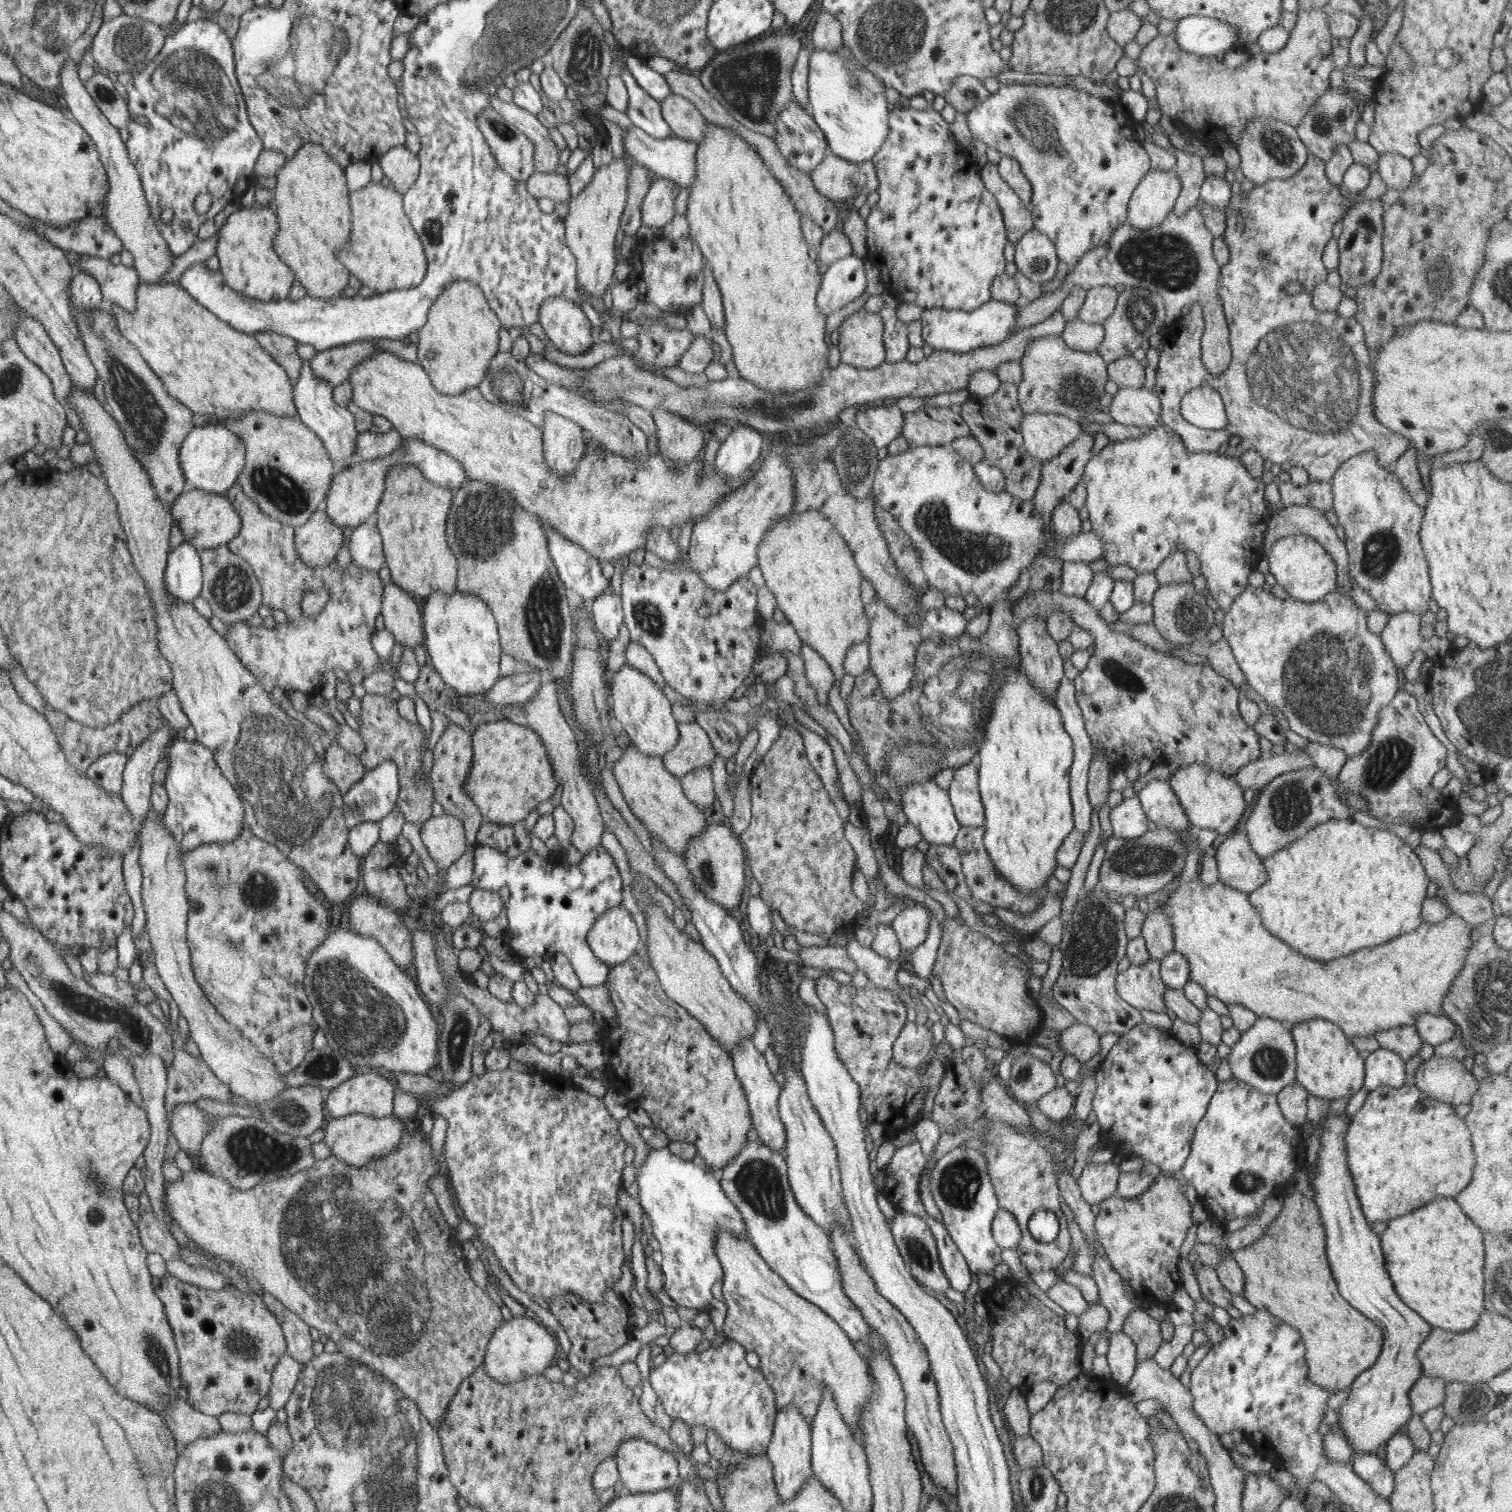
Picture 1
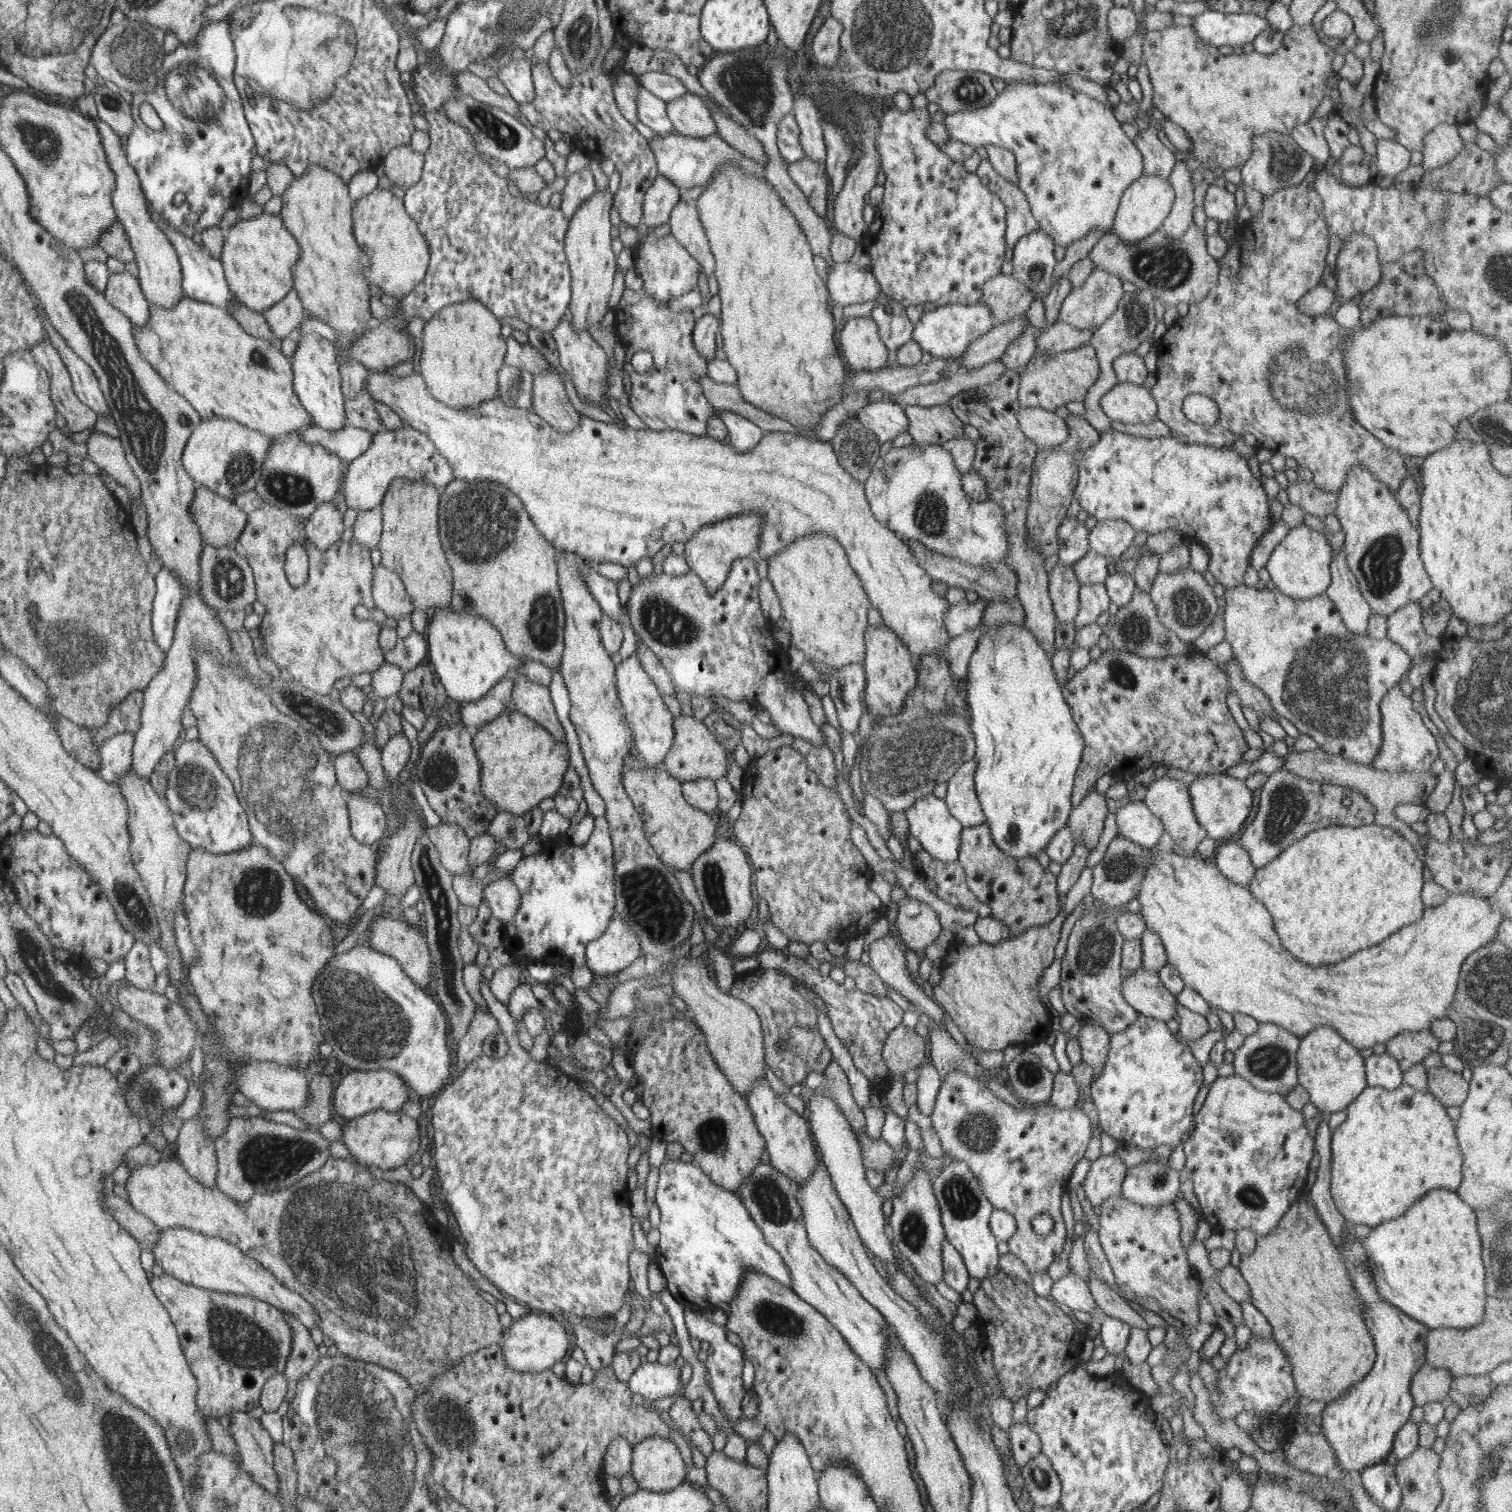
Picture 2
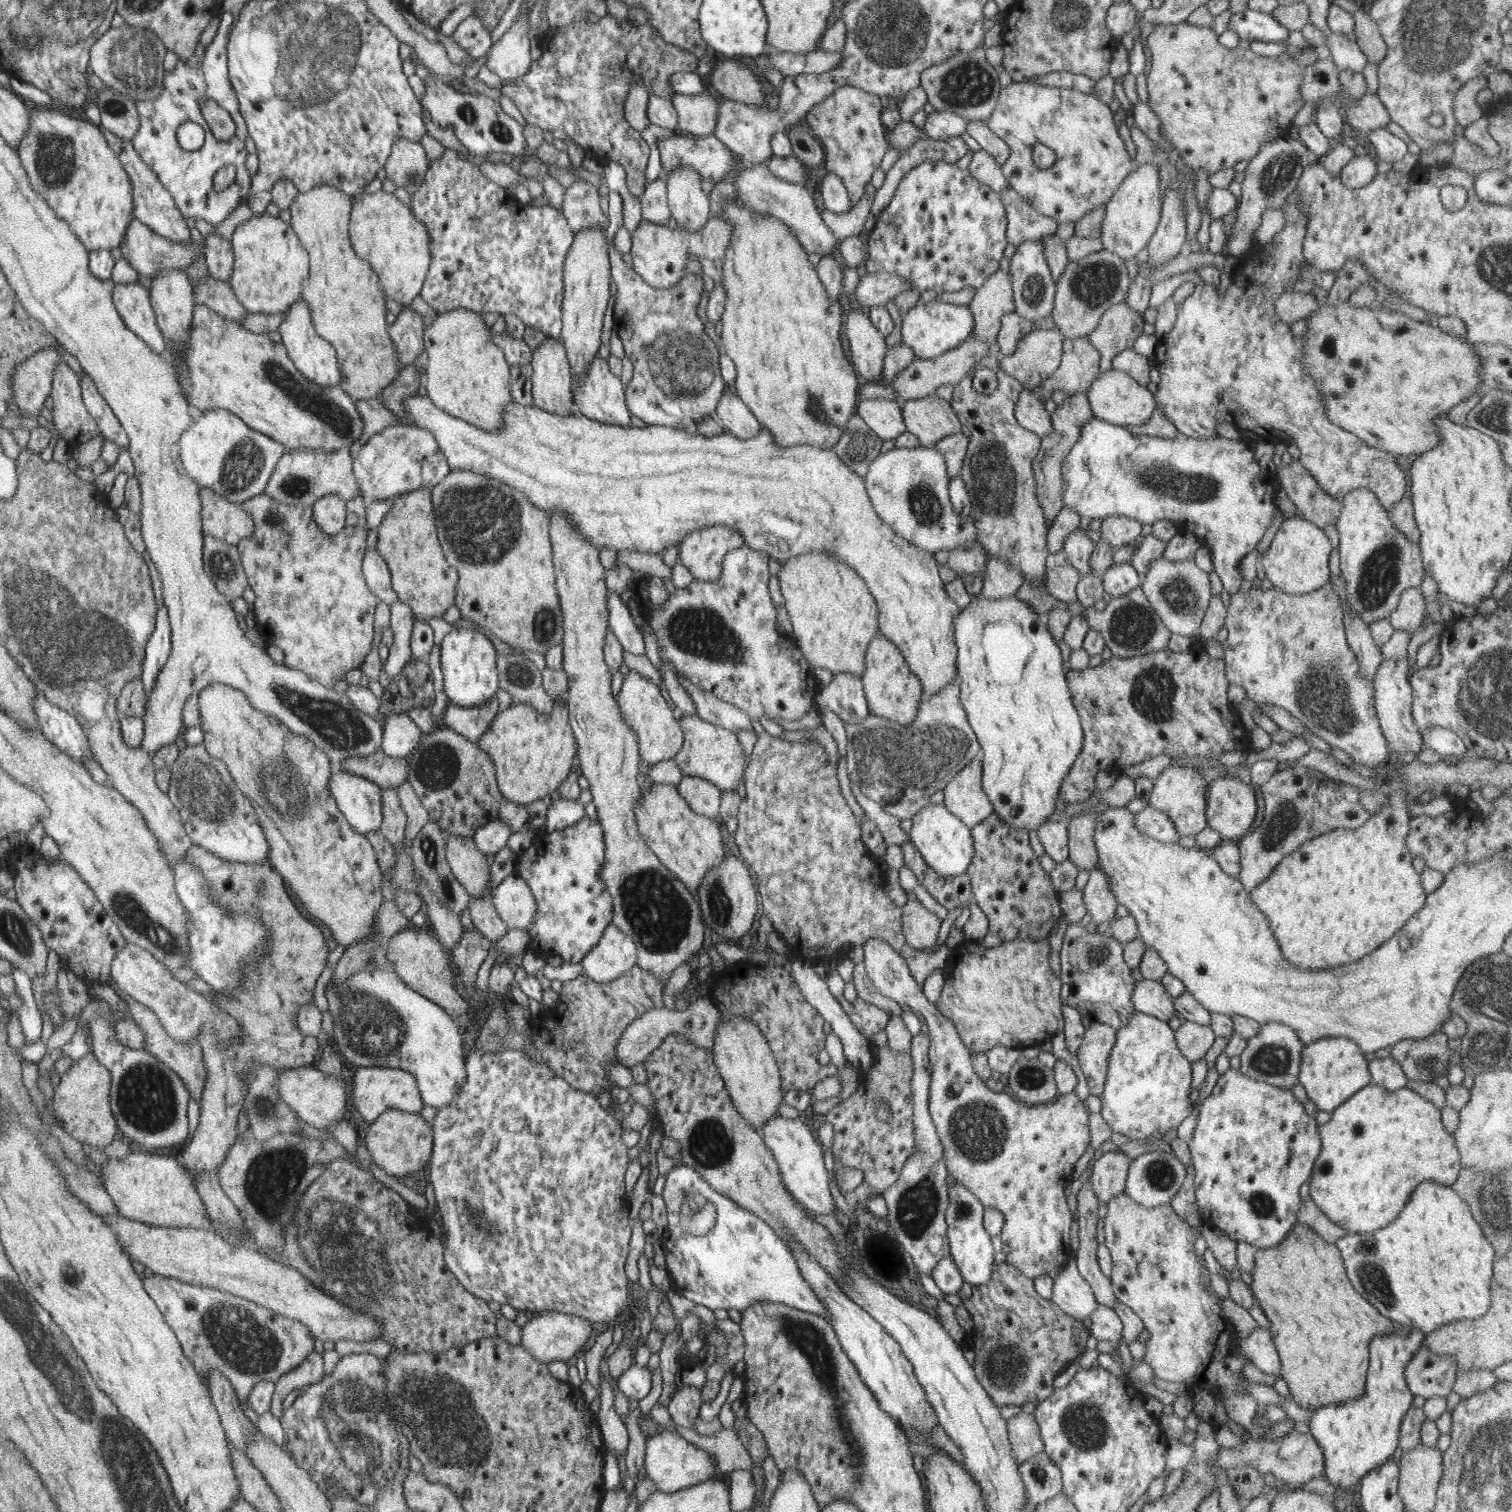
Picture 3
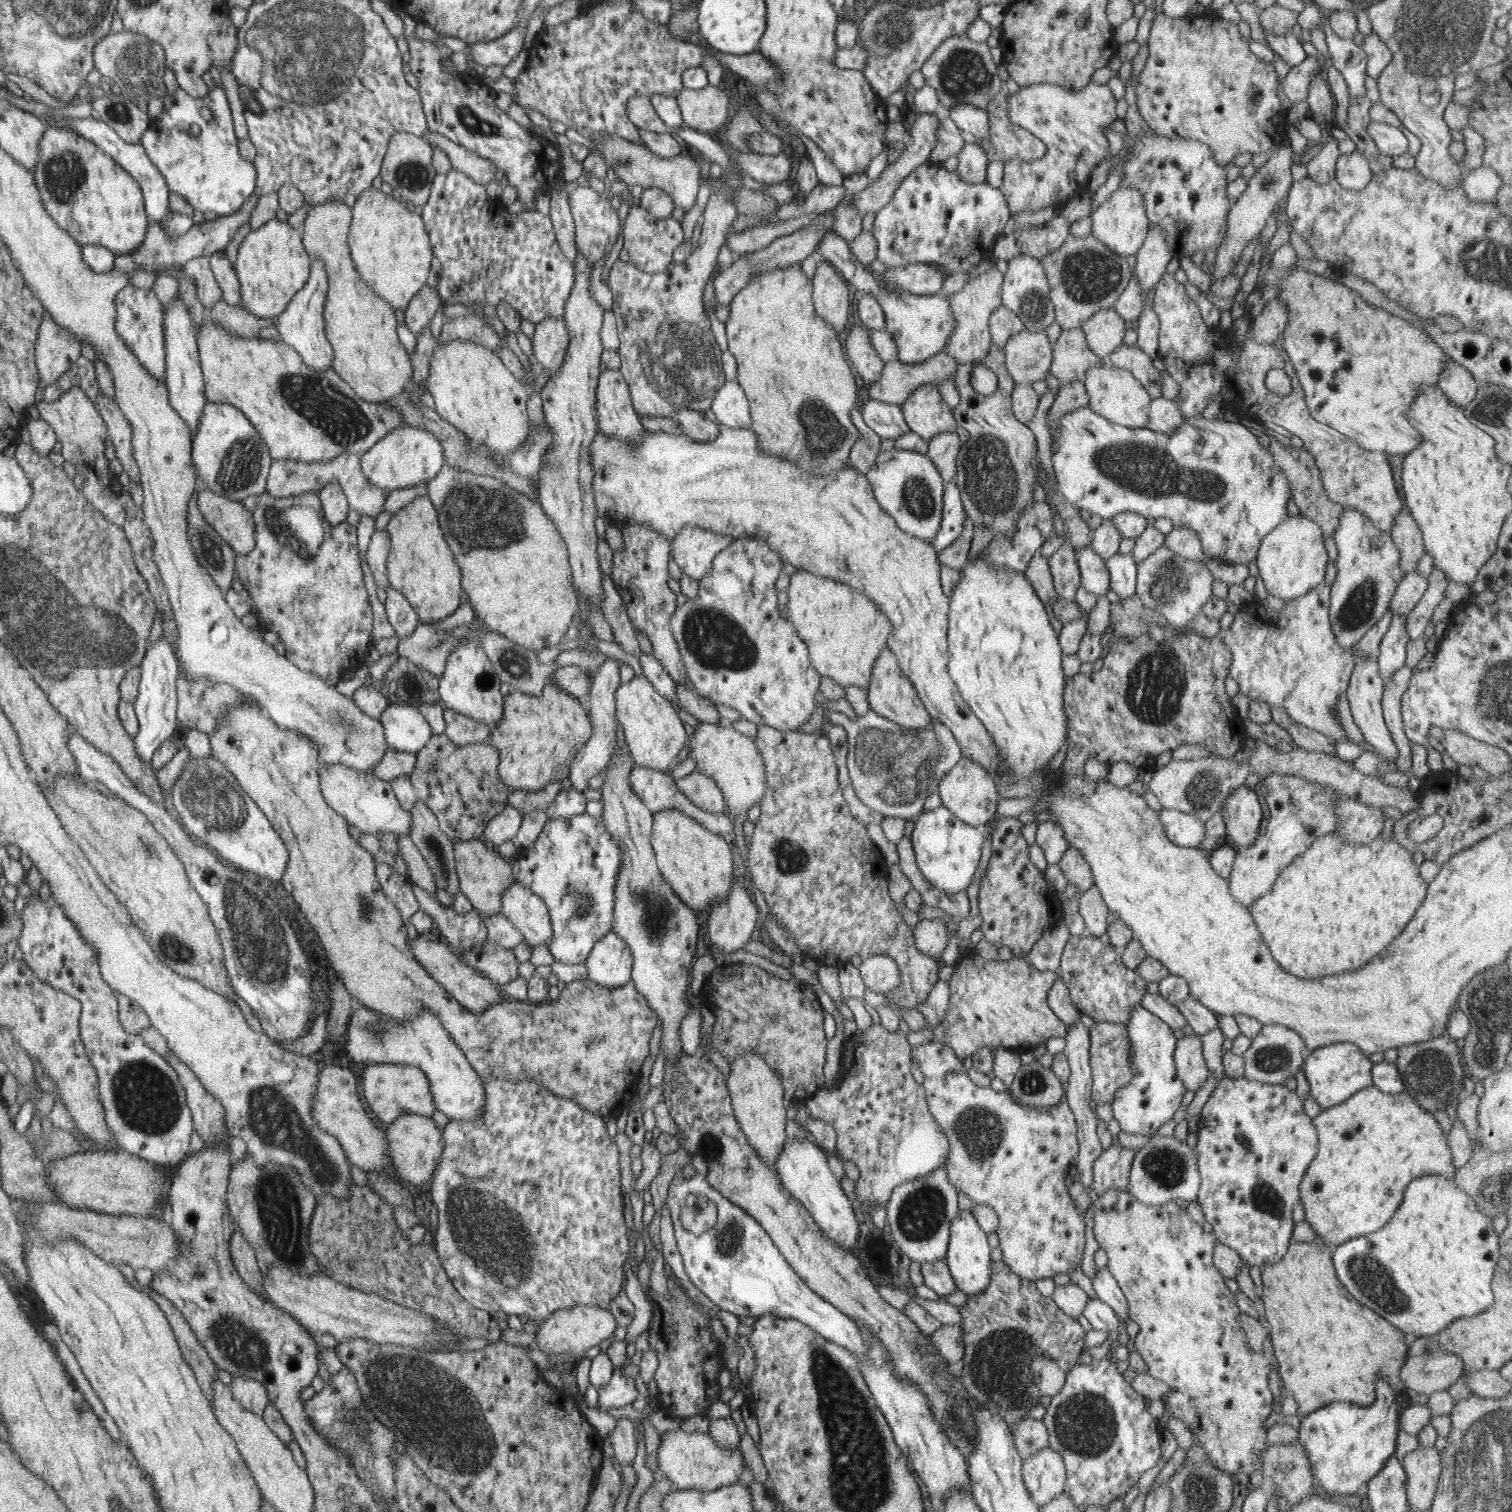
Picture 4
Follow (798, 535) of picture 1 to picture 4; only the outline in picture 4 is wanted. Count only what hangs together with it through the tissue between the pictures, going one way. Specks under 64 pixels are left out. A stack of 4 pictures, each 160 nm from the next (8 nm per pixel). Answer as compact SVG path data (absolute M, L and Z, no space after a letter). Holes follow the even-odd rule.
M797 569L789 576L785 594L787 594L786 614L797 636L805 643L810 665L821 677L830 678L841 687L858 686L865 689L877 655L887 648L886 640L892 631L889 619L870 598L867 598L867 595L862 595L845 583L814 575L803 569Z

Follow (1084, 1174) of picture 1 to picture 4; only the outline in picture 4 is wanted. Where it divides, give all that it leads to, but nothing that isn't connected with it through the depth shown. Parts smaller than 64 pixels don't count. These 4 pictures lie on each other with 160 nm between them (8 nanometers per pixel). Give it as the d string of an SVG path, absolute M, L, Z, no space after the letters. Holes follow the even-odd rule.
M1119 1144L1111 1145L1099 1153L1092 1164L1093 1179L1090 1185L1097 1196L1110 1189L1126 1189L1135 1153Z

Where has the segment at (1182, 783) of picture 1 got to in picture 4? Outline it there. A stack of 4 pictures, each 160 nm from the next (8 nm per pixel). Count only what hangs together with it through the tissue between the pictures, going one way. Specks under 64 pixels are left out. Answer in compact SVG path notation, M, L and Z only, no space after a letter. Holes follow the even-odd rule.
M1243 784L1233 789L1222 802L1218 813L1224 822L1224 835L1229 844L1237 849L1246 849L1255 842L1261 820L1259 800Z

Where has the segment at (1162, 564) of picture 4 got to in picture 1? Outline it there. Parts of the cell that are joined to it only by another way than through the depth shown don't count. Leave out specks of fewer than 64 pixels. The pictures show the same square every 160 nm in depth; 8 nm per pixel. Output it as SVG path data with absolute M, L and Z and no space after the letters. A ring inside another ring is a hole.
M1191 581L1181 584L1166 584L1158 586L1152 596L1152 623L1159 636L1172 644L1186 644L1205 638L1207 630L1215 622L1214 610L1207 607L1205 597L1197 593Z

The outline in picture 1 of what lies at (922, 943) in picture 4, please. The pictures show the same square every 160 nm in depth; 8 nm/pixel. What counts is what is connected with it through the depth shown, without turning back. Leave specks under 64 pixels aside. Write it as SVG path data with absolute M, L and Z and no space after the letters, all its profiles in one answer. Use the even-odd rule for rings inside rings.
M916 903L901 909L890 922L901 951L908 953L926 939L930 915L928 912Z

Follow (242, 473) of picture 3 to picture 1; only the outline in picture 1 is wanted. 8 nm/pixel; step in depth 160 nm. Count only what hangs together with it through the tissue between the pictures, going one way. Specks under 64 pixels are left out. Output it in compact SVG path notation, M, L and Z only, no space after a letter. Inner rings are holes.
M207 424L193 427L180 444L179 463L188 489L223 494L235 478L241 476L244 466L244 441L224 426ZM373 430L359 432L353 457L356 460L377 460L395 452L402 445L402 436L395 430L377 433Z

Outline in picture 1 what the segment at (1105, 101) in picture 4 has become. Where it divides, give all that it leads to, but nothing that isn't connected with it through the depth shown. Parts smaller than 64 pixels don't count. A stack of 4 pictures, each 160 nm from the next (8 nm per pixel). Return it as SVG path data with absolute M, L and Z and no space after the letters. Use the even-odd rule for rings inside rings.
M1009 82L965 116L973 140L981 140L986 146L1017 161L1032 188L1032 226L1053 243L1056 258L1063 261L1067 268L1075 267L1090 249L1107 243L1118 226L1126 222L1128 200L1143 175L1151 170L1142 143L1133 137L1136 124L1125 114L1122 106L1070 86Z

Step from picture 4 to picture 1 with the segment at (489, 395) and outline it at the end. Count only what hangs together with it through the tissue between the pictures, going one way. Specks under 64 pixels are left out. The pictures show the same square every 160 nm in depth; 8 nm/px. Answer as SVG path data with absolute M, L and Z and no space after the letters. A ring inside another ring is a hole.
M456 282L432 304L426 321L416 332L416 363L428 374L437 391L453 396L461 391L476 387L480 383L489 368L489 363L492 362L493 356L499 350L499 321L496 313L488 307L487 298L473 282Z

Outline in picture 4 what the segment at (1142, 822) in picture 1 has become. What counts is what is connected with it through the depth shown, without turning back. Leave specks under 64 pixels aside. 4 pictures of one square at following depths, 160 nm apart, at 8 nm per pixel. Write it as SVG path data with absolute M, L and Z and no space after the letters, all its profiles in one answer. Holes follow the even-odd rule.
M1161 809L1157 812L1157 815L1163 832L1165 833L1165 837L1167 837L1169 842L1175 844L1177 847L1199 849L1201 842L1206 840L1204 834L1204 823L1194 816L1169 809Z

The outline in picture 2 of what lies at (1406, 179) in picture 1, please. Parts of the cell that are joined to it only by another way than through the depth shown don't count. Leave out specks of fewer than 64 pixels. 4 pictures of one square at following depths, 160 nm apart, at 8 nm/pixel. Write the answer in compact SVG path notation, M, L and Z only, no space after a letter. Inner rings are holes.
M1377 139L1373 171L1393 178L1409 164L1409 151L1391 139Z

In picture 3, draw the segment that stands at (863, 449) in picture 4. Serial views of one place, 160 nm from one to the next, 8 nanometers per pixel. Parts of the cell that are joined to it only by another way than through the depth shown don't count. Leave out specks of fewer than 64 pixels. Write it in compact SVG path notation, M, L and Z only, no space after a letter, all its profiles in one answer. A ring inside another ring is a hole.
M856 413L847 419L843 434L833 451L849 470L864 477L870 462L878 456L882 440Z

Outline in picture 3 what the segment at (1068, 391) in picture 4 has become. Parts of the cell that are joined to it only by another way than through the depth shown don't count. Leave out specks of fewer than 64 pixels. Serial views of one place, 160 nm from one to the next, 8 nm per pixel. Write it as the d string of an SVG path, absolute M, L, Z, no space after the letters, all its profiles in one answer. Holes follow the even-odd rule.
M1067 393L1066 398L1057 404L1055 411L1050 416L1052 431L1040 437L1039 452L1032 458L1031 470L1035 485L1035 499L1041 507L1044 520L1054 520L1057 512L1064 507L1061 500L1064 480L1060 467L1062 460L1068 455L1074 442L1079 438L1082 424L1092 418L1092 412L1085 393Z

